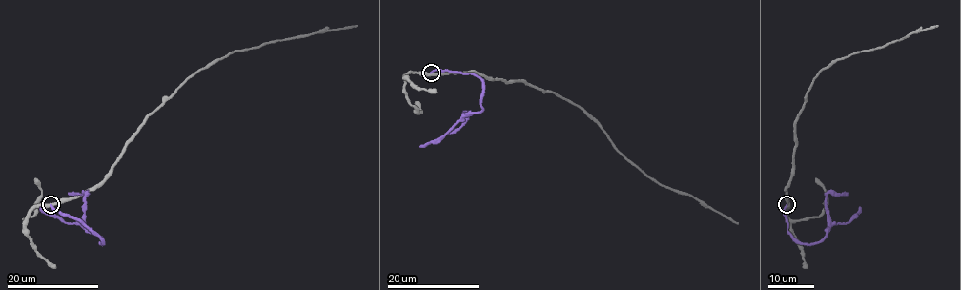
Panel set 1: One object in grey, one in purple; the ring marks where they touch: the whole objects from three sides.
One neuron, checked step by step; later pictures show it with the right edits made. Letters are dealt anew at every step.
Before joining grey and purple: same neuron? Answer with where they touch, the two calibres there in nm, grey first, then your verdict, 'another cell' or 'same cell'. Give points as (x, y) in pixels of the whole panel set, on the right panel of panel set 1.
place (787, 204); calibres 440 and 220 nm; another cell

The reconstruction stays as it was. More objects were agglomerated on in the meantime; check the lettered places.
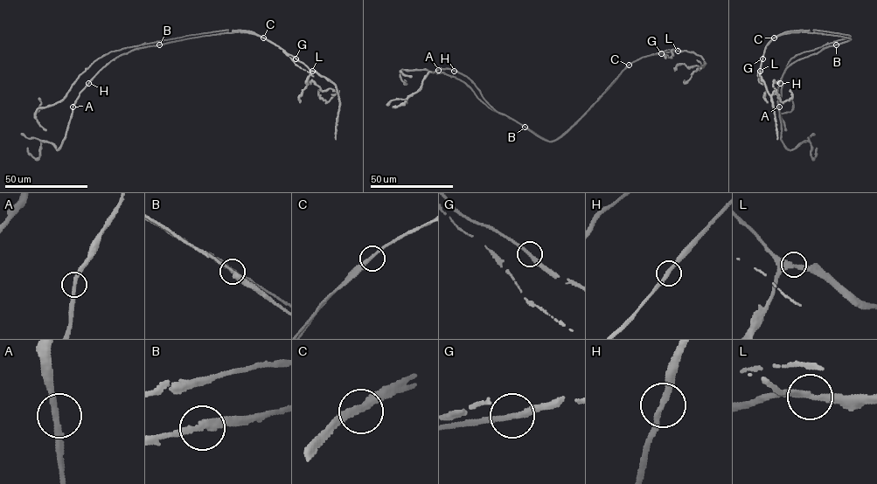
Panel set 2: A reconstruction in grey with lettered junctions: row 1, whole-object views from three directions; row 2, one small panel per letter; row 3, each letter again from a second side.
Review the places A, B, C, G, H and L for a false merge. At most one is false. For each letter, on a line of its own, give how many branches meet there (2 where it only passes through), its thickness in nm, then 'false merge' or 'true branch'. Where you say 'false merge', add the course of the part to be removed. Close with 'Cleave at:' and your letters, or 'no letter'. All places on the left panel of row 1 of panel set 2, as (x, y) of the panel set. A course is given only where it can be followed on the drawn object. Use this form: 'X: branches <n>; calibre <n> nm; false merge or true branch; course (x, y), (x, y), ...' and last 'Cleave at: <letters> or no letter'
A: branches 2; calibre 280 nm; true branch
B: branches 2; calibre 320 nm; true branch
C: branches 2; calibre 280 nm; false merge; course (263, 38), (220, 33), (121, 54), (80, 93), (57, 149), (42, 141), (40, 155), (34, 158), (27, 148)
G: branches 2; calibre 260 nm; true branch
H: branches 2; calibre 240 nm; true branch
L: branches 2; calibre 300 nm; true branch
Cleave at: C

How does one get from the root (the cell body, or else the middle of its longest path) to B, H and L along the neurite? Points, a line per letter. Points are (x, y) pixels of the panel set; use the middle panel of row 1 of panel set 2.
B: (577, 121), (551, 141), (525, 127)
H: (577, 121), (558, 139), (551, 141), (543, 140), (497, 112), (469, 79), (454, 71)
L: (577, 121), (629, 64), (644, 56), (678, 51)

